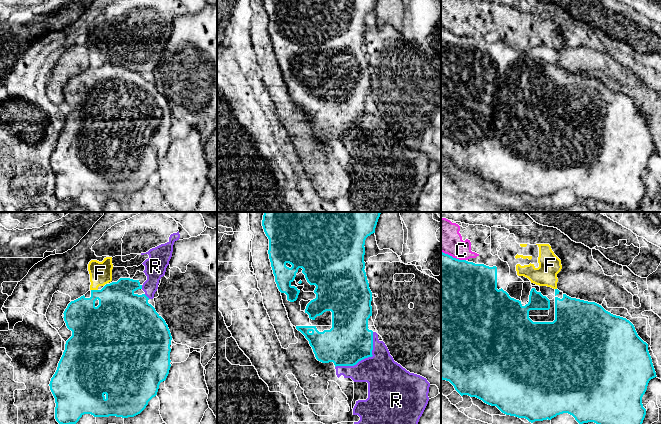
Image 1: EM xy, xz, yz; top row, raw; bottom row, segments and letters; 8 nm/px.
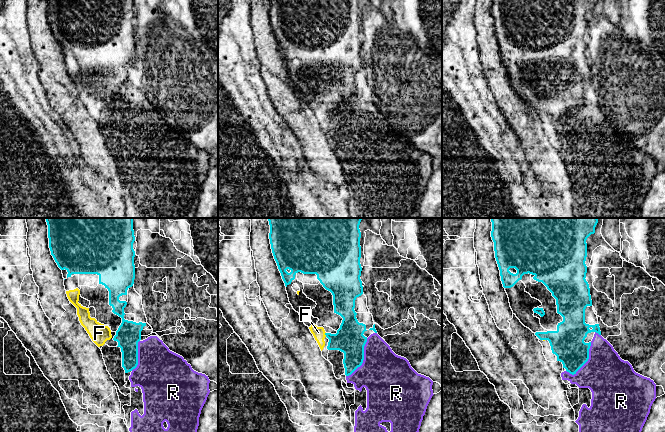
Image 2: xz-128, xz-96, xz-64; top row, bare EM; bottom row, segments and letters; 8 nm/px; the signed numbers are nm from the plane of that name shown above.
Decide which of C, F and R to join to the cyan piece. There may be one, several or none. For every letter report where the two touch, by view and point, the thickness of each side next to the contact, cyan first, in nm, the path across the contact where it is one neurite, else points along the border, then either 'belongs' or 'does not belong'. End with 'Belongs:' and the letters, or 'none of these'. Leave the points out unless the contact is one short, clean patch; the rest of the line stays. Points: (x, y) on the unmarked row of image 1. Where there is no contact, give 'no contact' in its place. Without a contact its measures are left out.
C: meets cyan in yz at (452, 33); 500 nm thick on the cyan side, 220 nm on the other; does not belong
F: meets cyan in xy at (94, 66); 340 nm thick on the cyan side, 180 nm on the other; border along xy (91, 65), (97, 66); does not belong
R: meets cyan in xz at (365, 133); 360 nm thick on the cyan side, 320 nm on the other; does not belong
Belongs: none of these

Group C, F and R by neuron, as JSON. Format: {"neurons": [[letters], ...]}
{"neurons": [["C", "F", "R"]]}

